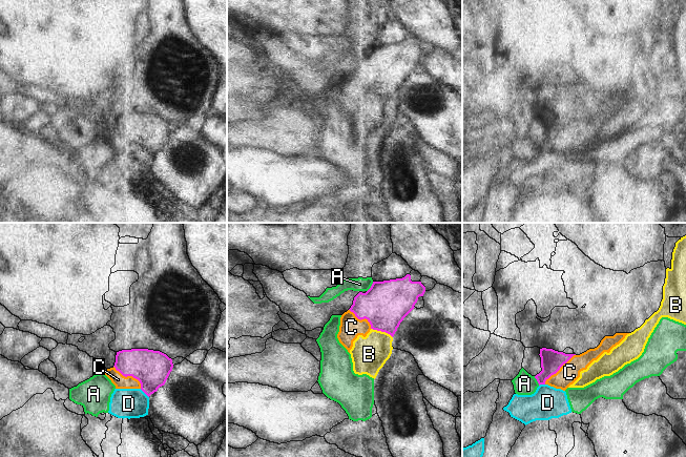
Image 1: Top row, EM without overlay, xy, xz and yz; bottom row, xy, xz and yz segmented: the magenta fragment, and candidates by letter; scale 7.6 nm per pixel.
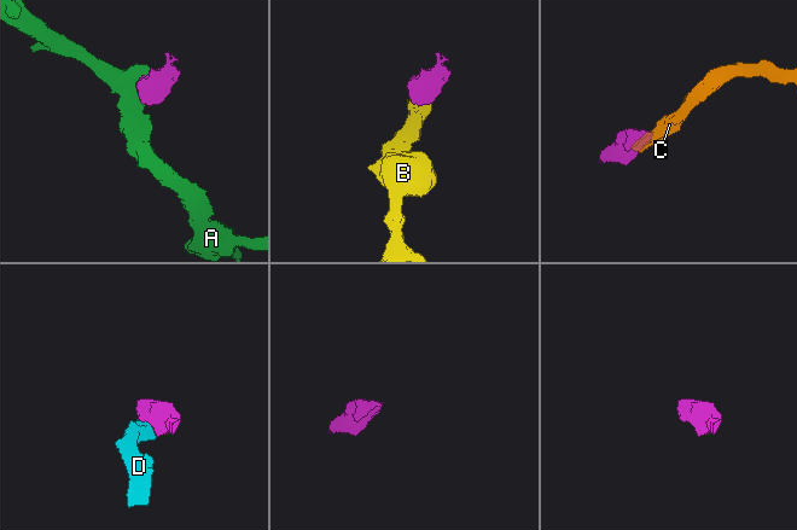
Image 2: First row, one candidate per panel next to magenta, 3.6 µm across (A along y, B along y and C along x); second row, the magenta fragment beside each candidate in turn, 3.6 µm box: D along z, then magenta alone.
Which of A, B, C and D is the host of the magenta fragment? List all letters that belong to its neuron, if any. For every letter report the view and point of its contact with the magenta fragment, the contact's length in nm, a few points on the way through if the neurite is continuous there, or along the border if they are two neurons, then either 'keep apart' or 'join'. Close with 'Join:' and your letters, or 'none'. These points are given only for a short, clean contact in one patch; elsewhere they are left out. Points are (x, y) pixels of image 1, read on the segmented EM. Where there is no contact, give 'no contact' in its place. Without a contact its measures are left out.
A: meets magenta in xz at (371, 287); contact 90 nm long; keep apart
B: meets magenta in xz at (381, 331); contact 180 nm long; keep apart
C: meets magenta in yz at (559, 369); contact 340 nm long; join
D: meets magenta in xy at (144, 392); contact 100 nm long; keep apart
Join: C

